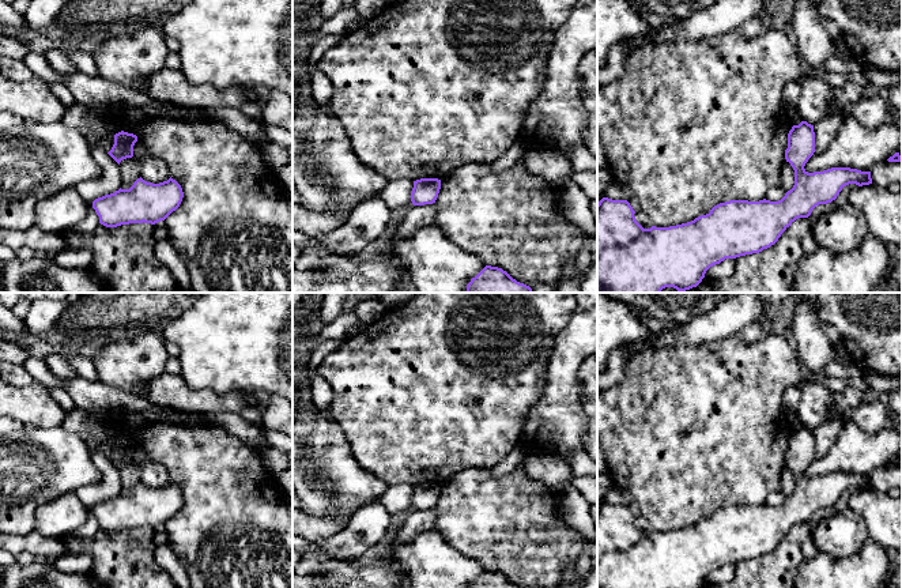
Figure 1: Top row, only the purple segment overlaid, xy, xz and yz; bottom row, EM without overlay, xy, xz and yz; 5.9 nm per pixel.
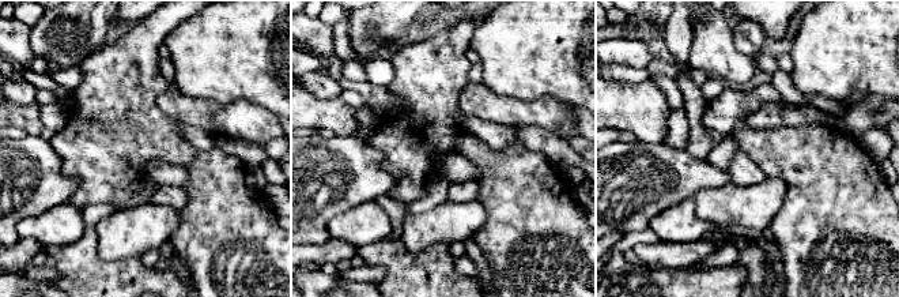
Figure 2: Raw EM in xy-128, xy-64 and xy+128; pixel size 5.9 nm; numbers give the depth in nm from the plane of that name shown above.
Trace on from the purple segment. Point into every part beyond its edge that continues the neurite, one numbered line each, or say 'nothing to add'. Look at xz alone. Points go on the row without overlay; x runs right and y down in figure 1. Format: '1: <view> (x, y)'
nothing to add

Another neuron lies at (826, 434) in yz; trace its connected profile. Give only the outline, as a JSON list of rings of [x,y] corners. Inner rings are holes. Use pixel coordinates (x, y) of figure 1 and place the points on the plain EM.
[[[846,419],[843,421],[829,421],[818,427],[814,429],[814,437],[815,437],[815,457],[822,457],[837,441],[839,437],[843,426],[846,423]]]

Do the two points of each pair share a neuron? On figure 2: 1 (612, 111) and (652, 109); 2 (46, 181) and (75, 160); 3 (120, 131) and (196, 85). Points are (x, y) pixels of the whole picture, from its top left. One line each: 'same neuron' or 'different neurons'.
1: same neuron
2: different neurons
3: different neurons

